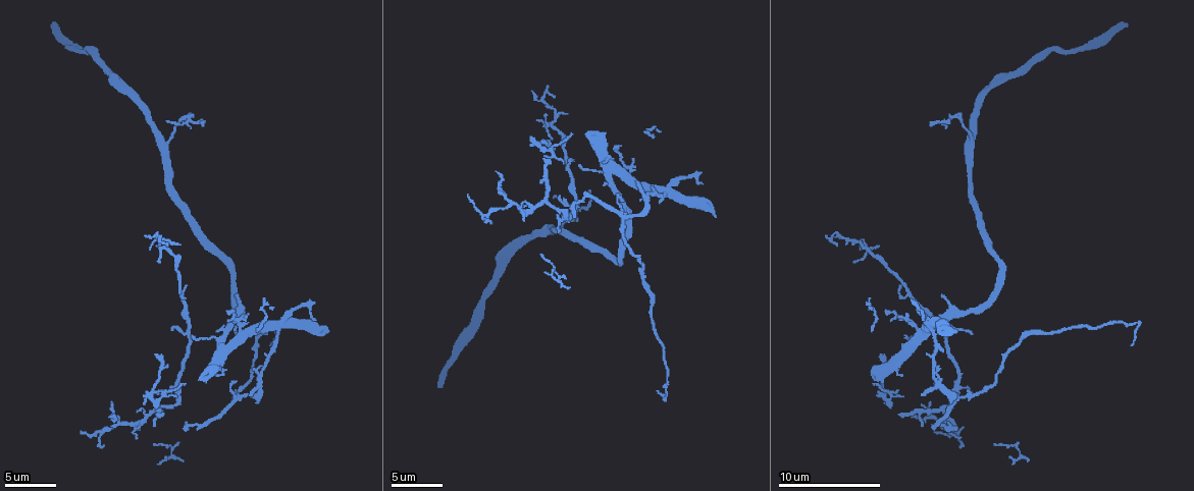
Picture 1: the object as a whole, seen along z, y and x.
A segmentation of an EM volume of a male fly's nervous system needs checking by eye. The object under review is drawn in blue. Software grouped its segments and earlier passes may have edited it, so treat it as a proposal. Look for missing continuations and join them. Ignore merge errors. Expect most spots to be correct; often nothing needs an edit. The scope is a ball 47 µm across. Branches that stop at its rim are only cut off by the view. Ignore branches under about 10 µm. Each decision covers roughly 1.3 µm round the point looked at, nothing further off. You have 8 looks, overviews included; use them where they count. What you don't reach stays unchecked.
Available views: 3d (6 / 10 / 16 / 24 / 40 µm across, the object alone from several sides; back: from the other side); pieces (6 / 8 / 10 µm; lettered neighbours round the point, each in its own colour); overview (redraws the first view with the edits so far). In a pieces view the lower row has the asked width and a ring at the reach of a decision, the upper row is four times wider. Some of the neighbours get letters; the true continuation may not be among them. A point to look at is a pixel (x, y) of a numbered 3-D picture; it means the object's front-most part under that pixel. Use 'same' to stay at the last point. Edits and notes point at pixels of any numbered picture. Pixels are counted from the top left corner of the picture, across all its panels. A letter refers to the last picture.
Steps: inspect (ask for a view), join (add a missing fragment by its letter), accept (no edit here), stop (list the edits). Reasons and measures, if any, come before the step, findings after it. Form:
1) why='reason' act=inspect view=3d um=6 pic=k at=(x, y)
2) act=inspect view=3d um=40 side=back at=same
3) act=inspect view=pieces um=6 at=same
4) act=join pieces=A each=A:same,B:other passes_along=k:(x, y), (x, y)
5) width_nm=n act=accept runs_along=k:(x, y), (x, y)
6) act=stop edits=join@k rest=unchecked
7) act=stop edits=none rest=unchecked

why='end of a long branch' act=inspect view=pieces um=10 pic=1 at=(659, 391)

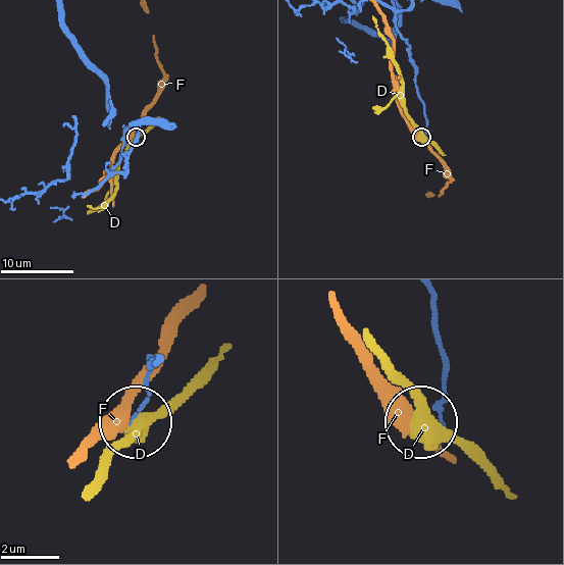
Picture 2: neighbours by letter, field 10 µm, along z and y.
act=accept each=D:other,F:other found='no lettered fragment goes on from it'

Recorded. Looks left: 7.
why='free end' act=inspect view=pieces um=10 pic=1 at=(943, 294)

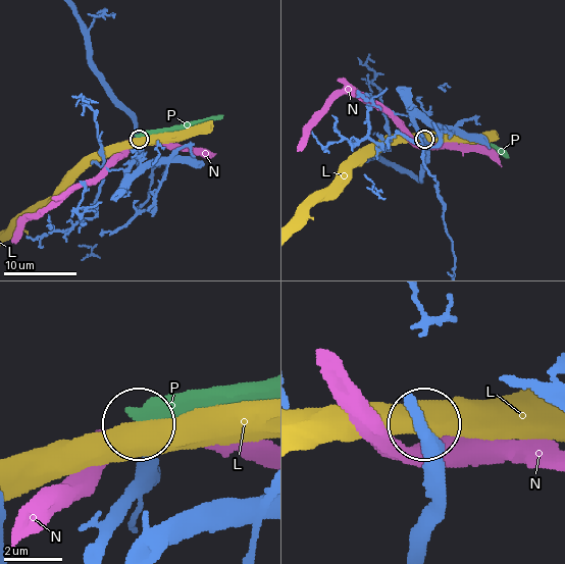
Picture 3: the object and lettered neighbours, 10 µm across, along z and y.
act=accept each=L:other,N:other,P:other found='none of them fits'

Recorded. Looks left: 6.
why='free end' act=inspect view=pieces um=8 pic=1 at=(930, 124)

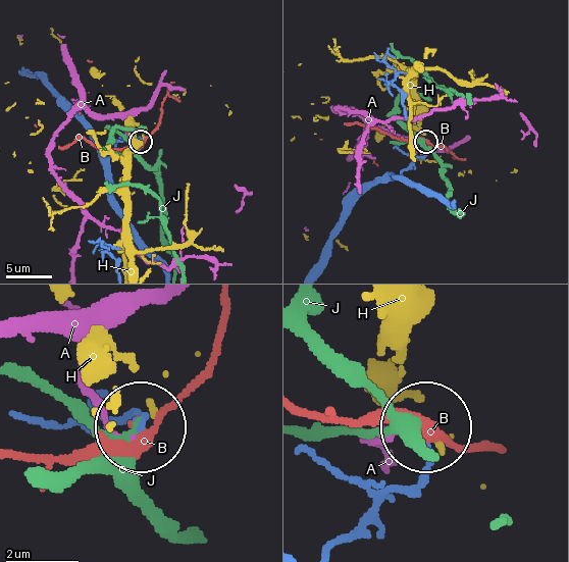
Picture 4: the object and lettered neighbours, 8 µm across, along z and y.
act=accept each=A:other,B:other,H:other,J:other runs_along=4:(328, 553), (380, 498), (417, 479), (426, 427) found='no lettered fragment goes on from it'

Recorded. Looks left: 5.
why='thin end' act=inspect view=pieces um=10 pic=1 at=(170, 331)

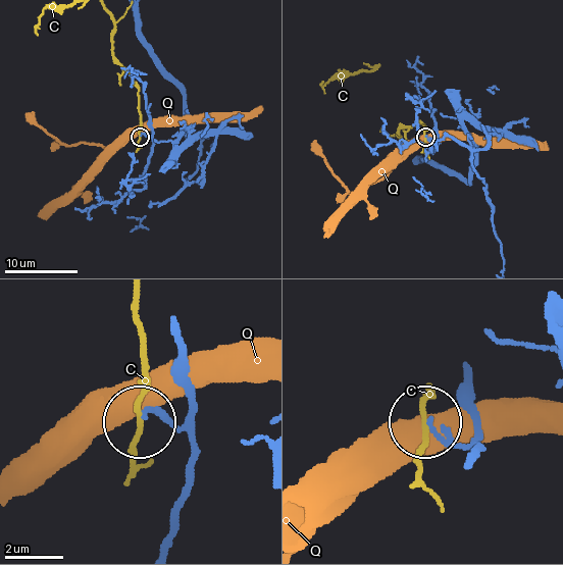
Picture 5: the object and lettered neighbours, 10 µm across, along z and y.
width_nm=170 act=accept each=C:other,Q:other runs_along=5:(133, 185), (131, 195), (144, 186), (153, 146), (141, 135) found='none of them fits'

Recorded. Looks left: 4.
act=stop edits=none rest=unchecked

